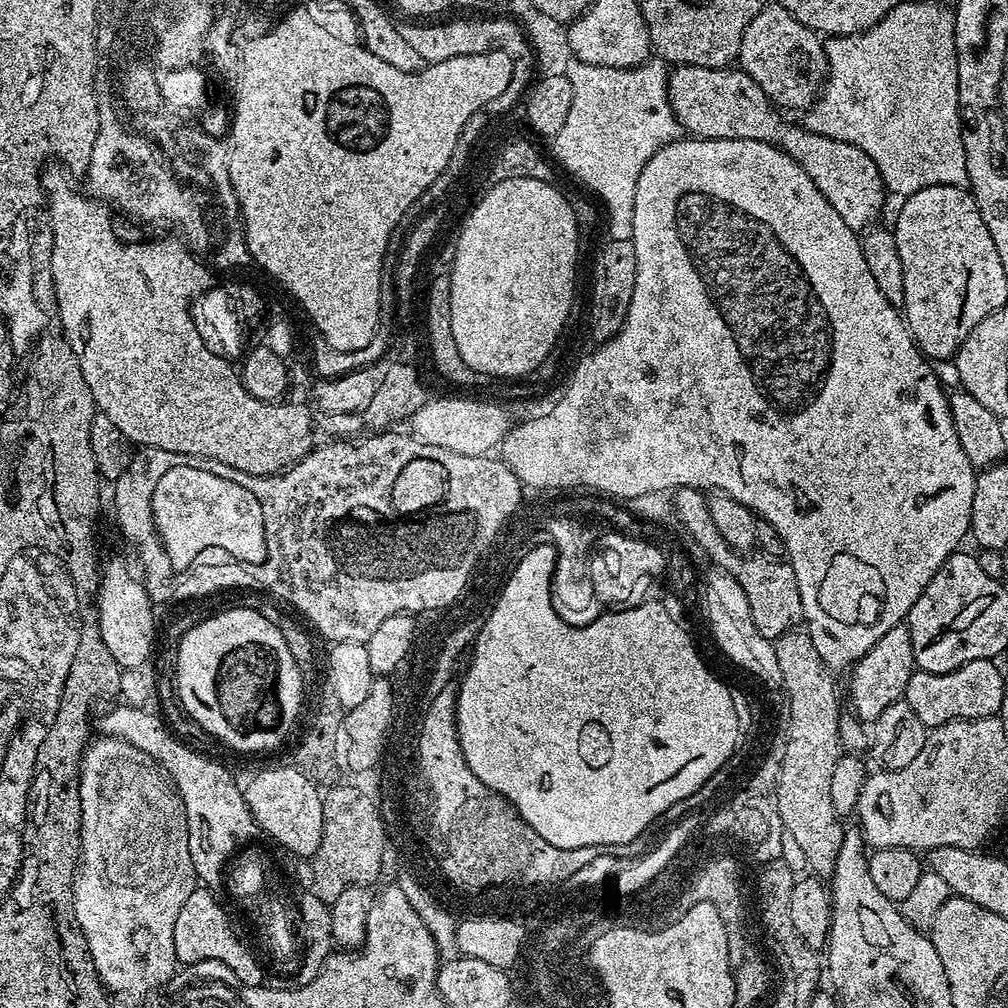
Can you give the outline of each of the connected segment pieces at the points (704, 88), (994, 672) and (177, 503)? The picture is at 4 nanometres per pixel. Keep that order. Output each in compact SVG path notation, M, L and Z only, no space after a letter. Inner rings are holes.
M689 64L673 67L670 72L668 100L672 103L672 109L681 129L693 137L702 140L761 140L781 148L790 158L799 162L802 170L806 170L806 174L810 174L814 186L822 190L826 202L830 202L830 206L838 210L838 215L842 218L842 222L846 222L846 226L864 230L879 221L876 219L879 218L880 211L884 208L886 189L878 166L874 166L874 158L870 158L866 150L858 150L858 146L850 142L826 138L822 134L811 132L807 126L800 125L799 128L798 125L783 120L779 116L781 113L777 105L768 99L768 96L758 86L758 82L754 82L754 78L747 76L739 67L707 68Z
M975 660L946 674L930 674L917 670L912 673L903 699L907 700L910 710L918 714L924 727L929 730L954 720L995 717L1002 706L1002 690L1006 686L998 665L996 660Z
M182 455L182 462L168 468L176 468L176 472L168 472L168 476L158 480L158 486L154 486L151 519L159 543L169 560L176 560L176 564L188 564L188 560L192 560L192 564L196 564L196 560L204 556L204 564L196 564L196 584L192 584L192 588L196 588L196 592L192 592L196 600L232 588L249 588L271 594L272 584L260 584L256 576L248 576L252 568L264 568L264 564L272 560L272 556L268 556L268 526L265 524L264 504L261 504L256 492L252 492L247 485L237 483L232 476L226 476L226 470L232 468L217 460ZM208 556L224 556L224 560L216 560L216 564L212 564Z

